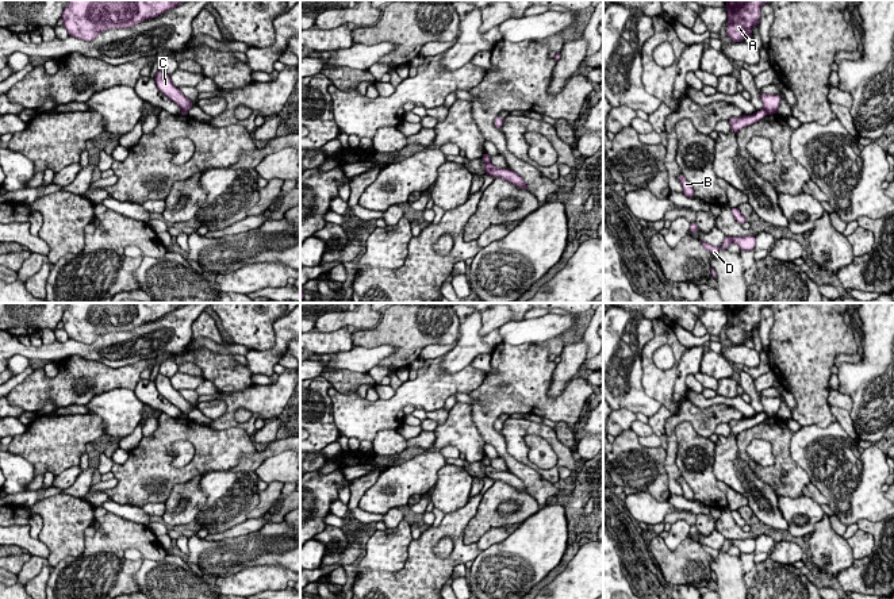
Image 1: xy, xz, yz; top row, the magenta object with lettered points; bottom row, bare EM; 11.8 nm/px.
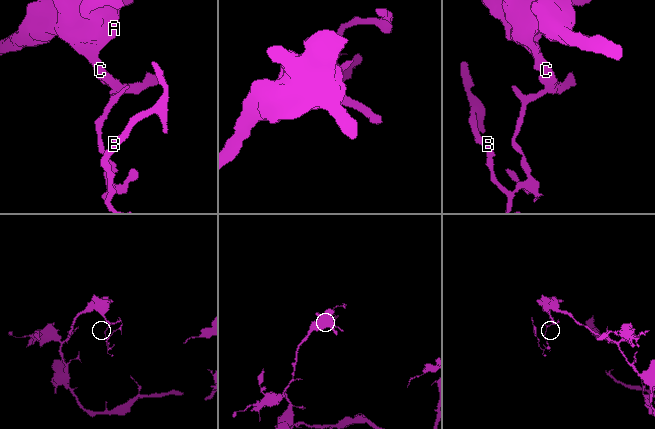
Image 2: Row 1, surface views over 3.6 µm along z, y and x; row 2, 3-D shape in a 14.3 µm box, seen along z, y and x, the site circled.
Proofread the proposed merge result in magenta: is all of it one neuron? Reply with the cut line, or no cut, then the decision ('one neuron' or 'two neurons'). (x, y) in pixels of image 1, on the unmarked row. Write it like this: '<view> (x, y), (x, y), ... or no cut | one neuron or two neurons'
yz (763, 411), (767, 415) | two neurons

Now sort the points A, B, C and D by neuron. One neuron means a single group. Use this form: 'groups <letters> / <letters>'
groups A C / B D

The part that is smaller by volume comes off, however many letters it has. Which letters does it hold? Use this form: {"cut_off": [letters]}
{"cut_off": ["B", "D"]}

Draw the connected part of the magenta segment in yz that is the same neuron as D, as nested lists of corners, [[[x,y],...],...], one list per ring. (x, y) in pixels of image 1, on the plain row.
[[[726,538],[724,542],[724,548],[721,550],[713,549],[707,545],[701,544],[702,549],[706,553],[709,553],[713,558],[717,558],[721,552],[728,552],[732,545],[737,546],[740,553],[749,554],[749,553],[755,552],[756,540],[753,540],[753,538],[747,538],[747,540],[729,540],[729,538]]]

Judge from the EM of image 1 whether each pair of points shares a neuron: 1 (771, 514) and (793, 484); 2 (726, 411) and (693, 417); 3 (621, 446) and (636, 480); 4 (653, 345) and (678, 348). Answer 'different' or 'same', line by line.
1: different
2: same
3: same
4: same

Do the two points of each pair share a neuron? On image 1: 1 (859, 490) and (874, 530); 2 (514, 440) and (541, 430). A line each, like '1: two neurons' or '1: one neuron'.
1: two neurons
2: one neuron

